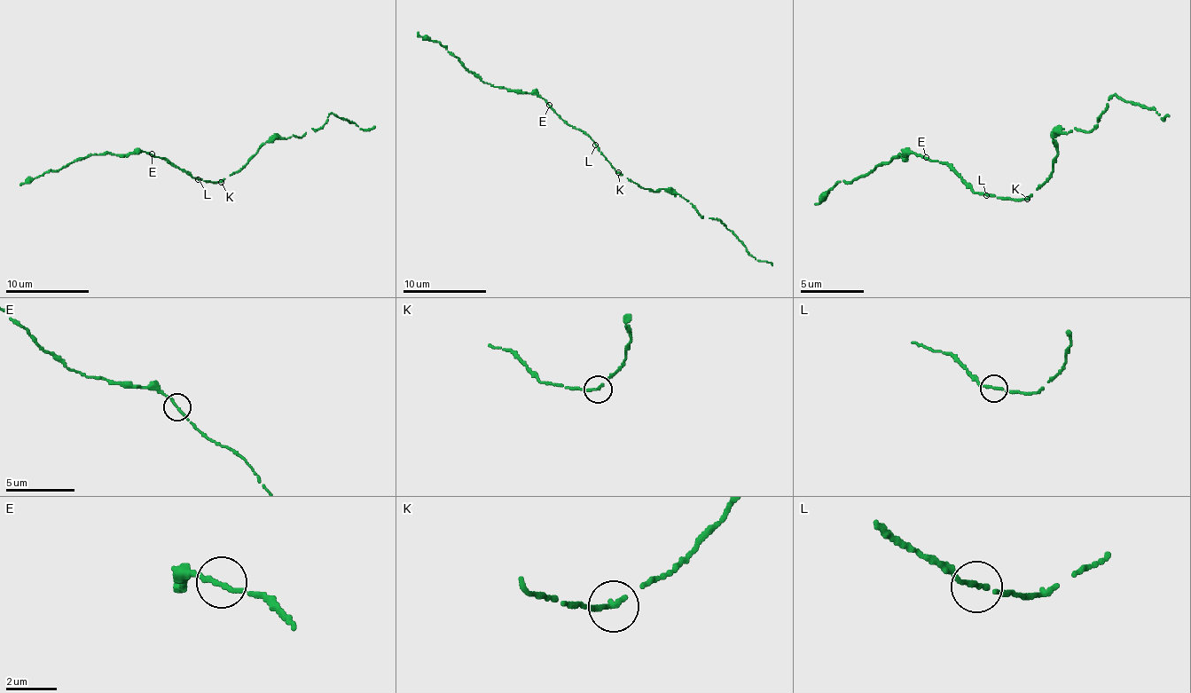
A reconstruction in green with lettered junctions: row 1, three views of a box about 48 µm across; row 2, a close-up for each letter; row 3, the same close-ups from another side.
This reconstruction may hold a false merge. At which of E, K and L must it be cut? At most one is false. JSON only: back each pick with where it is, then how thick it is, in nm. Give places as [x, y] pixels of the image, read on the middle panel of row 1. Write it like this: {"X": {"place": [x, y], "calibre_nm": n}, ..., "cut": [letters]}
{"cut": []}

